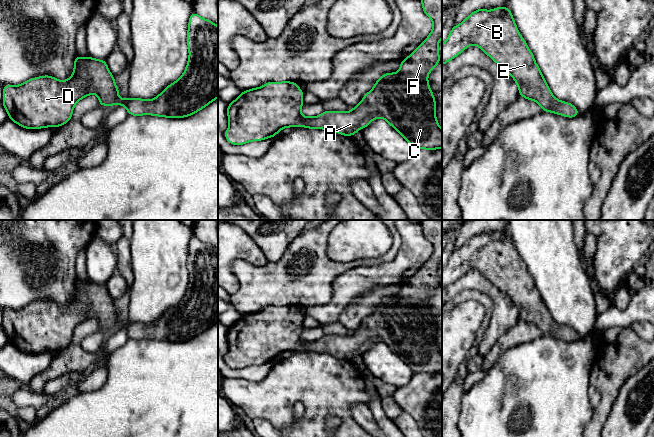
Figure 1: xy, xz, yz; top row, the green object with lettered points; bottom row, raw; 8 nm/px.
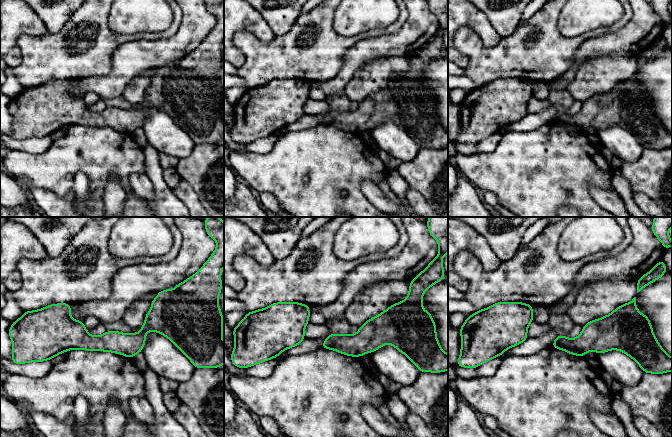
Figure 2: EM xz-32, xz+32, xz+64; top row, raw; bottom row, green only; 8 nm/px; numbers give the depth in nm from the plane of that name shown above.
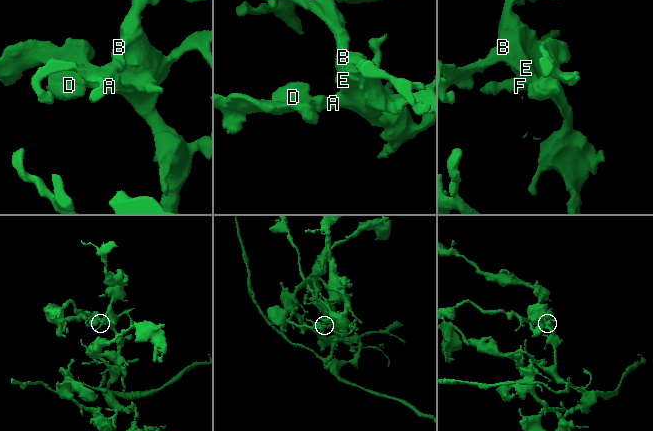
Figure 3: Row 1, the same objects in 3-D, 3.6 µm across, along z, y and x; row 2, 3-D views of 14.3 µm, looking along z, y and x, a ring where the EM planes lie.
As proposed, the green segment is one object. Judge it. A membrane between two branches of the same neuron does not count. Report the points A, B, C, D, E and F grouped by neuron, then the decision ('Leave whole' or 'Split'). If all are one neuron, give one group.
Groups: A B C D E F. Leave whole

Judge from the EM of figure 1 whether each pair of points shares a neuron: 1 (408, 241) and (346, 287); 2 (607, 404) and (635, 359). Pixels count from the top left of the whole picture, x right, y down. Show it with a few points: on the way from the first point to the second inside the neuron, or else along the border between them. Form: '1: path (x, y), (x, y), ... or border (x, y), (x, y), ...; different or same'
1: path (402, 259), (387, 274), (364, 279); same
2: path (608, 393), (608, 386), (624, 370); same

